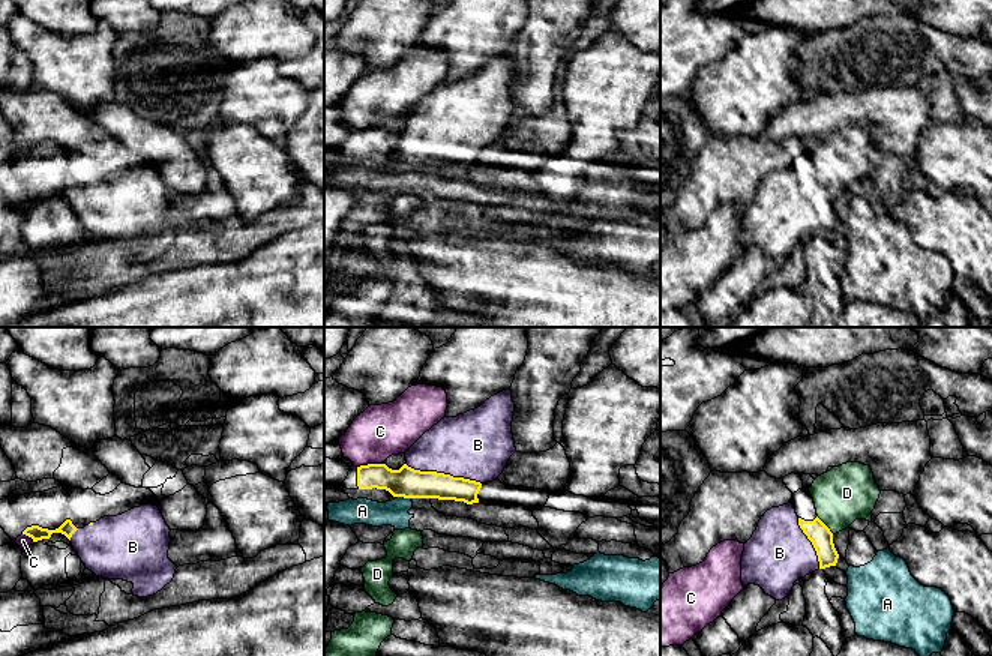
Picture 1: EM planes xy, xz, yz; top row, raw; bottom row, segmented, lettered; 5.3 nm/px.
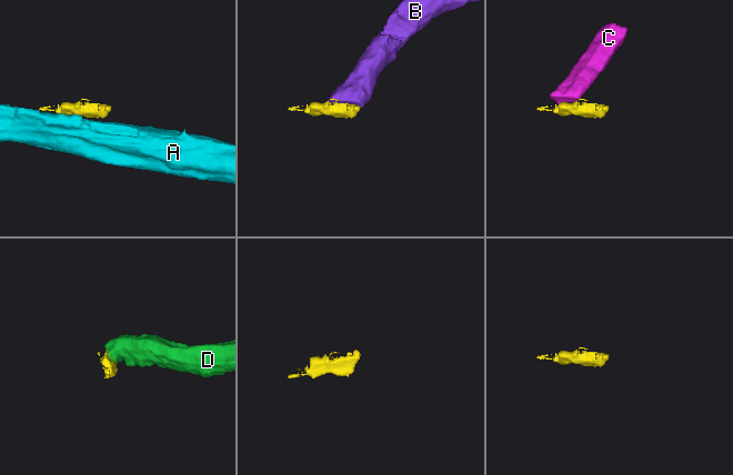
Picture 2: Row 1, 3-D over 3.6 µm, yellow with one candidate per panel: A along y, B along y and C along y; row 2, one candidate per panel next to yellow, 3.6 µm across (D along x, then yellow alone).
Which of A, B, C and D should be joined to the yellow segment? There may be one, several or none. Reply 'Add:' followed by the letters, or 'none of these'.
Add: none of these

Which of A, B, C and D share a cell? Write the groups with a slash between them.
A / B D / C

